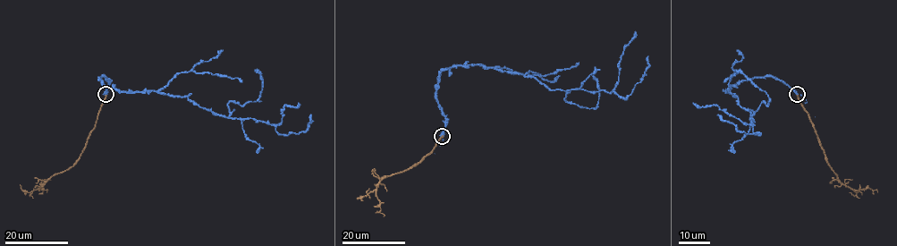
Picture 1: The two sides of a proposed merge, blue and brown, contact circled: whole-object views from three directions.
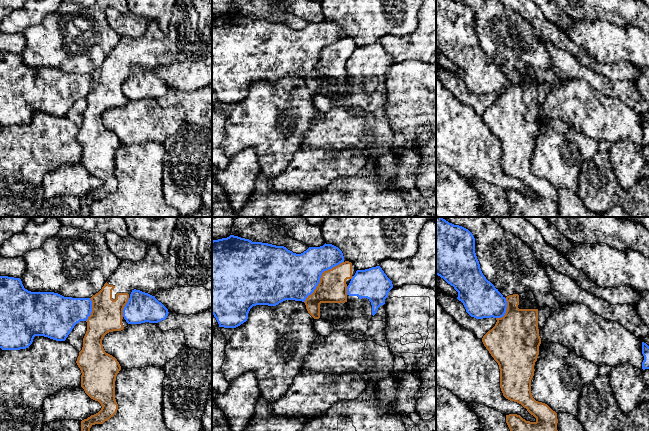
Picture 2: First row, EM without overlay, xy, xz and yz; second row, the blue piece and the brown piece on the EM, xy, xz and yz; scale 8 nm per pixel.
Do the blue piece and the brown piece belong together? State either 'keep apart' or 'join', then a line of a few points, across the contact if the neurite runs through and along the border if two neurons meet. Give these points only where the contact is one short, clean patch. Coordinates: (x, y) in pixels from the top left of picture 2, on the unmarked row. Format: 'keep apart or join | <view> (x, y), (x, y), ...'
keep apart

